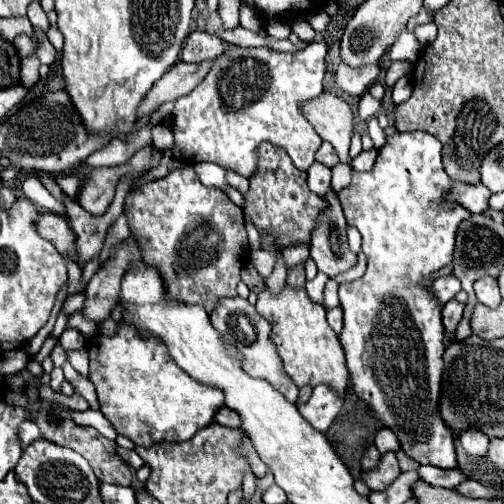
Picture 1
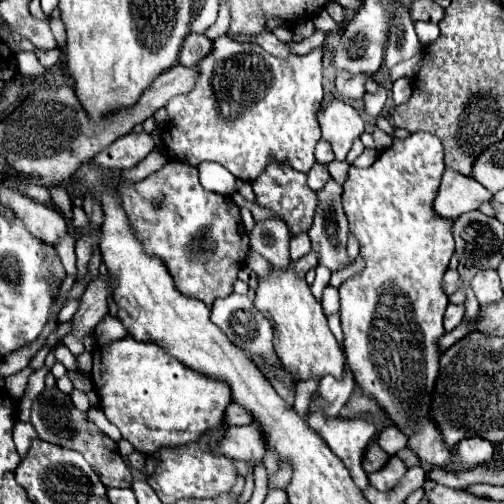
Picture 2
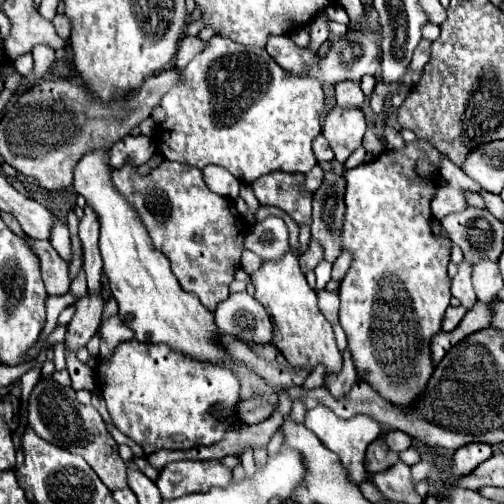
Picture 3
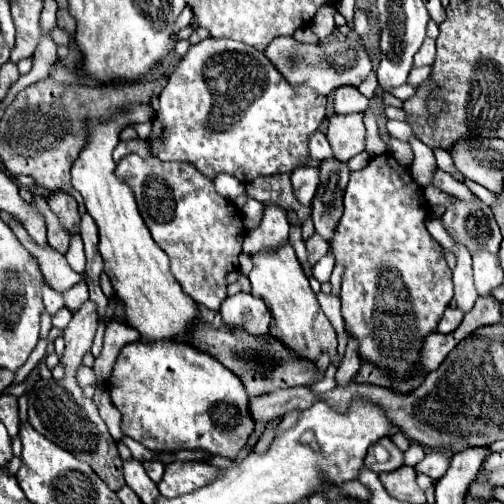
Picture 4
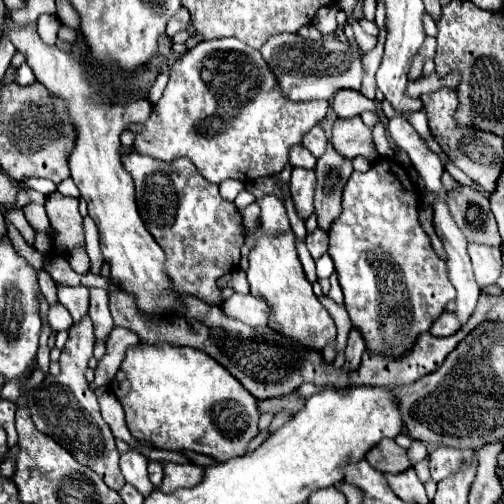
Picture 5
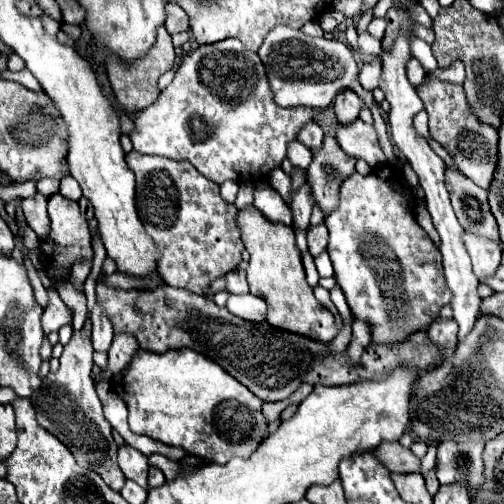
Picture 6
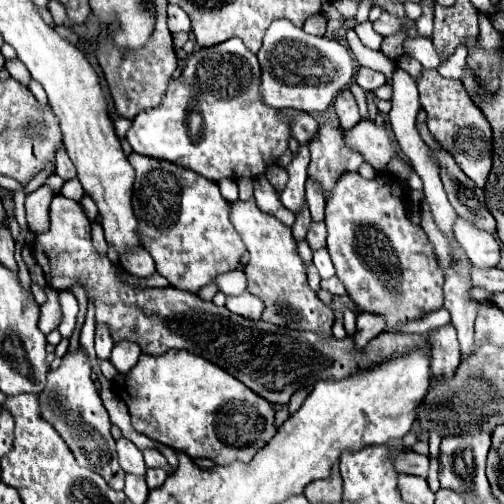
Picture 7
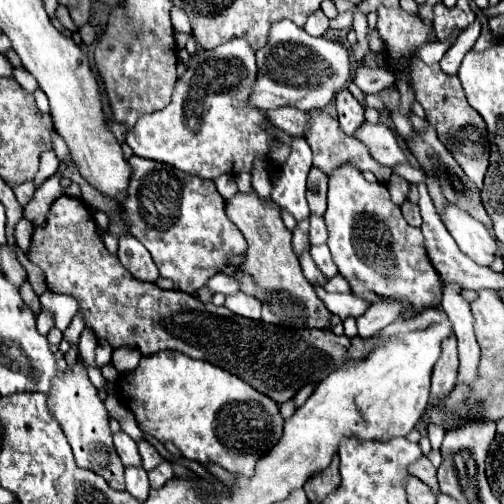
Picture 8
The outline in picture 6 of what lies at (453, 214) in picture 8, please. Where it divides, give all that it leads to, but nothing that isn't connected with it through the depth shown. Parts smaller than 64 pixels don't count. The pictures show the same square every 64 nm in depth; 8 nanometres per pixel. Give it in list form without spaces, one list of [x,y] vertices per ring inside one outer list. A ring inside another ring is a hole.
[[[462,232],[462,240],[472,258],[474,274],[478,278],[492,276],[500,266],[500,244],[494,240],[484,240],[484,236],[476,236],[472,232]]]

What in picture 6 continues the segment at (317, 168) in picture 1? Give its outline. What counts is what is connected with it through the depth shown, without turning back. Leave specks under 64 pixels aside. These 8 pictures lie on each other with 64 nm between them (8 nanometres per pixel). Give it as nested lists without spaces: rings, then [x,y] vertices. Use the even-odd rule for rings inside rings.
[[[308,180],[294,194],[290,208],[292,208],[292,214],[294,214],[294,228],[308,230],[308,226],[310,226],[310,214],[312,214],[312,200],[310,200],[310,184],[308,184]]]

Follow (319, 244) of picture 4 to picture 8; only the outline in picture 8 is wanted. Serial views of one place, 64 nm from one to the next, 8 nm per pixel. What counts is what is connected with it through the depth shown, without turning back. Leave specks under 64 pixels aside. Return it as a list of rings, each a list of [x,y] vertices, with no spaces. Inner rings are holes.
[[[312,214],[310,216],[310,242],[312,244],[326,244],[326,224],[324,224],[324,218],[318,216],[318,214]]]

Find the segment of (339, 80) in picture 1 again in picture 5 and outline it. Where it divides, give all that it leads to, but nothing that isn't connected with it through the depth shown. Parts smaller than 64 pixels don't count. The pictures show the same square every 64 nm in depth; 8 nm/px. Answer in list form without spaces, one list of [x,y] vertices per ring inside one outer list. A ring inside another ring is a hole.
[[[342,90],[334,96],[332,108],[334,108],[338,118],[352,118],[352,116],[358,116],[360,112],[364,112],[364,110],[374,112],[376,104],[356,90]]]

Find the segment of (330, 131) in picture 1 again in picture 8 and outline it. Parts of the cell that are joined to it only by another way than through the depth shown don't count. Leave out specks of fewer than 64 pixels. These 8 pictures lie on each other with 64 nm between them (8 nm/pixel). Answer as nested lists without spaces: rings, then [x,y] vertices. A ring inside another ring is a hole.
[[[364,122],[360,126],[360,130],[356,132],[356,138],[368,146],[374,160],[378,160],[380,164],[384,164],[388,168],[408,162],[404,150],[400,148],[400,144],[396,140],[396,134],[386,124]]]

